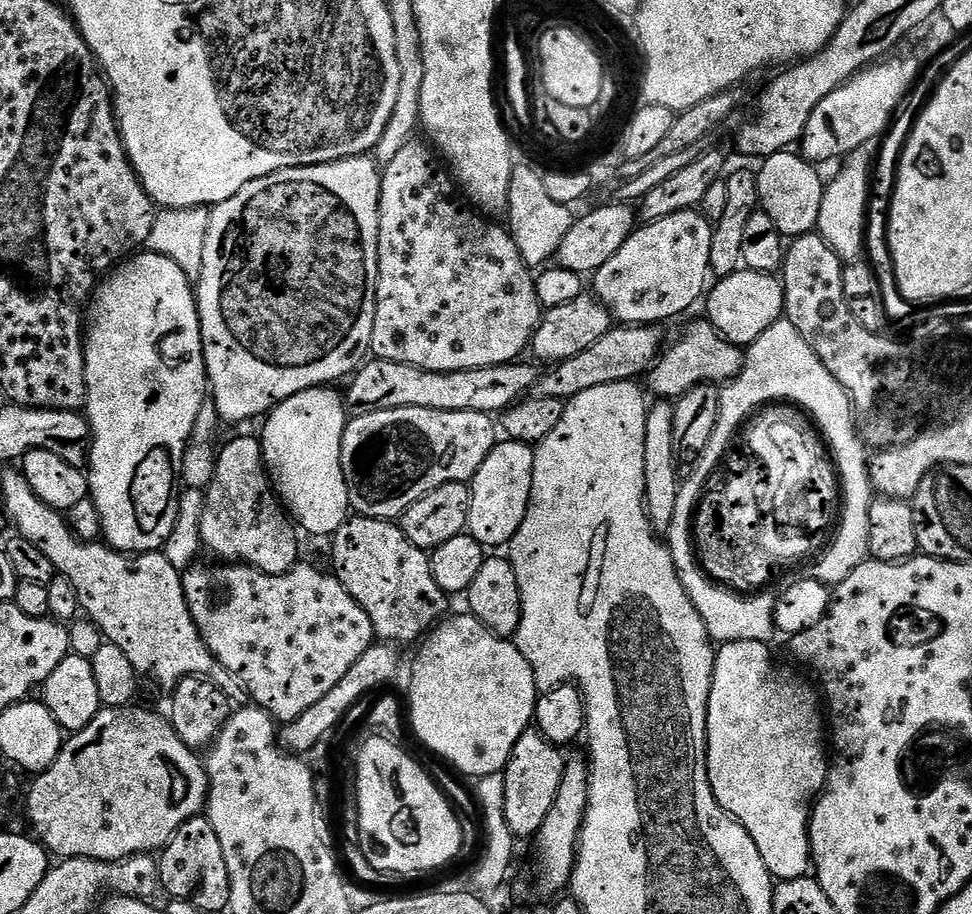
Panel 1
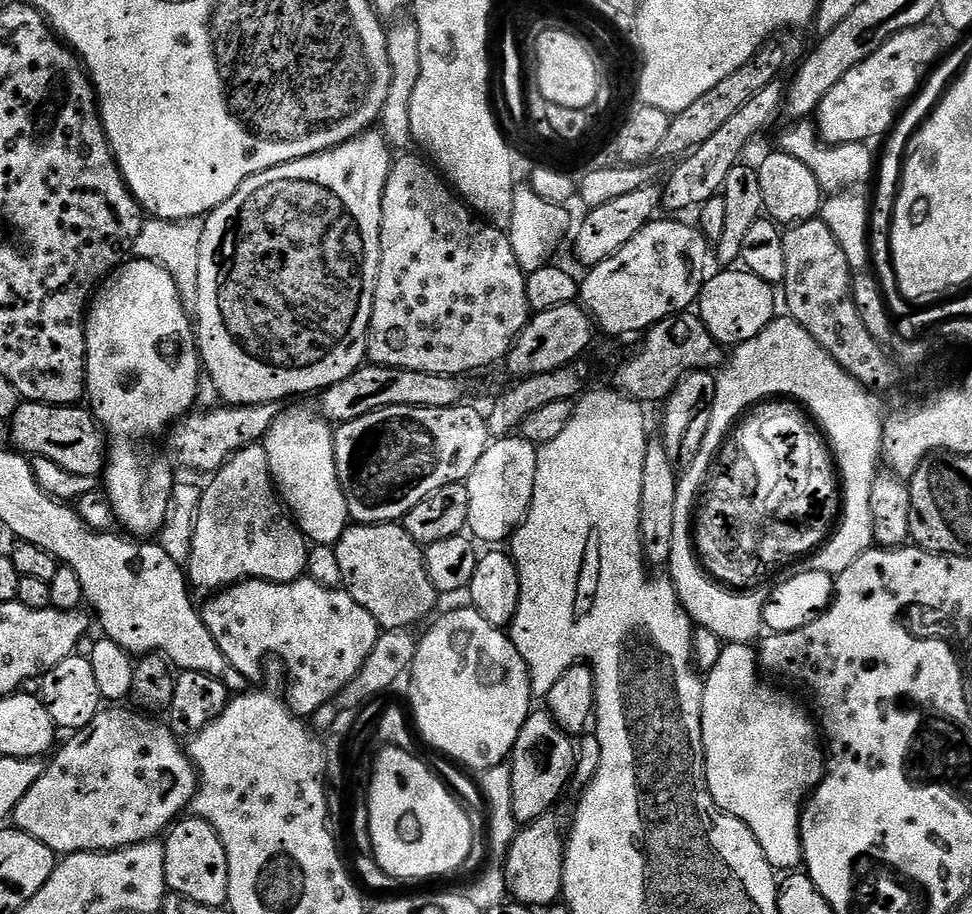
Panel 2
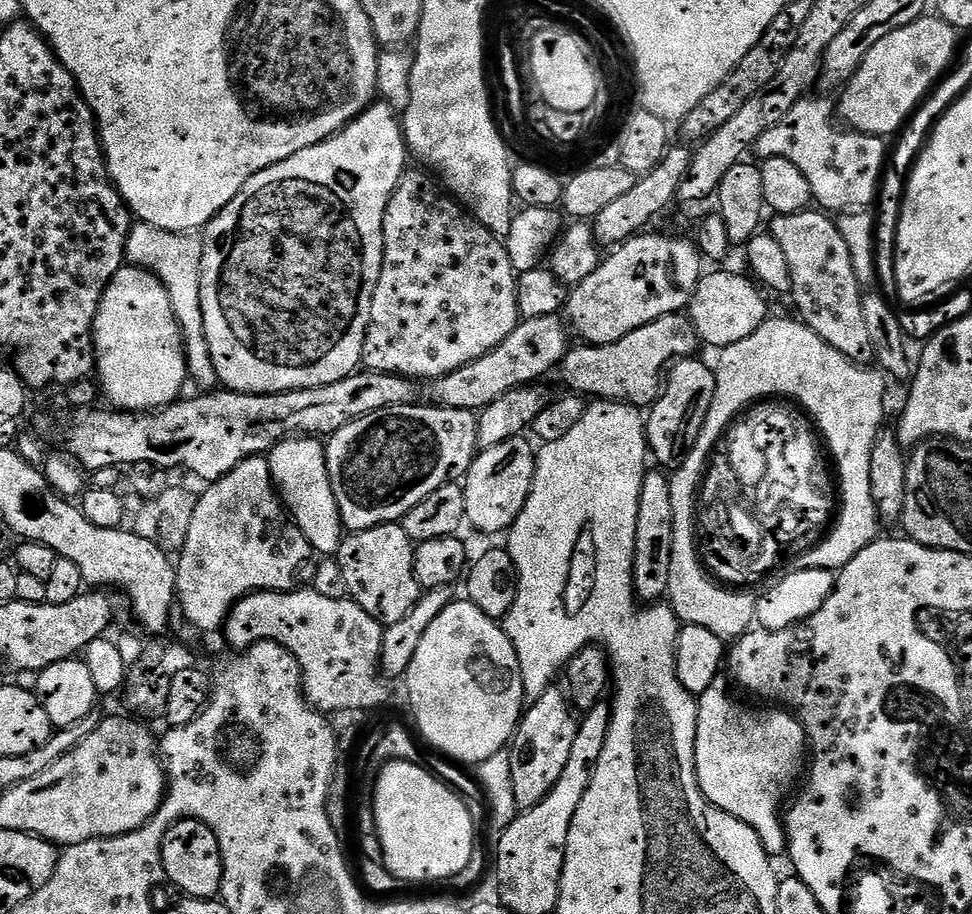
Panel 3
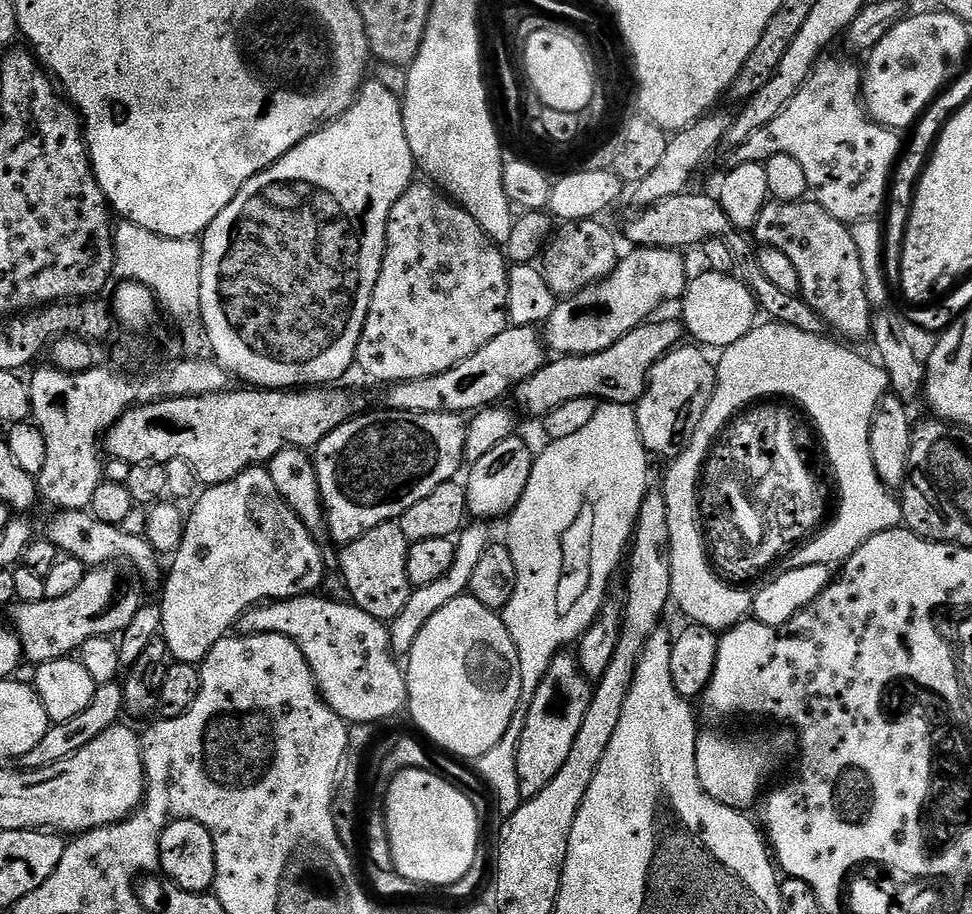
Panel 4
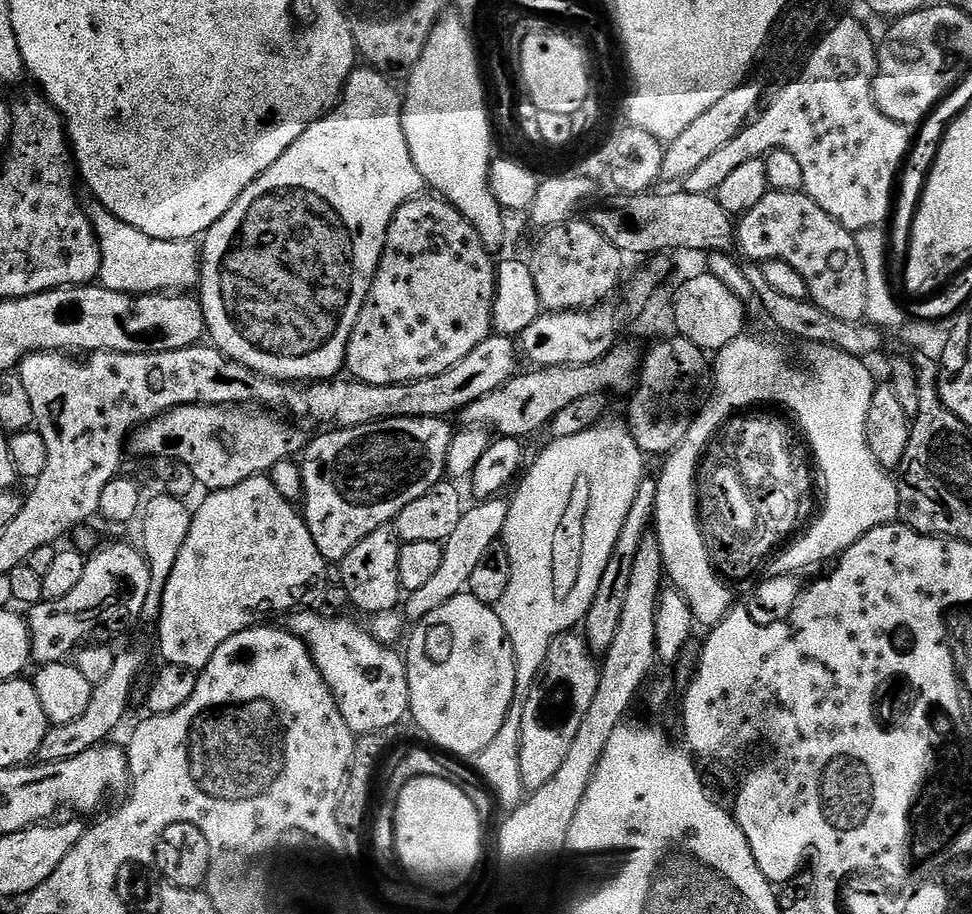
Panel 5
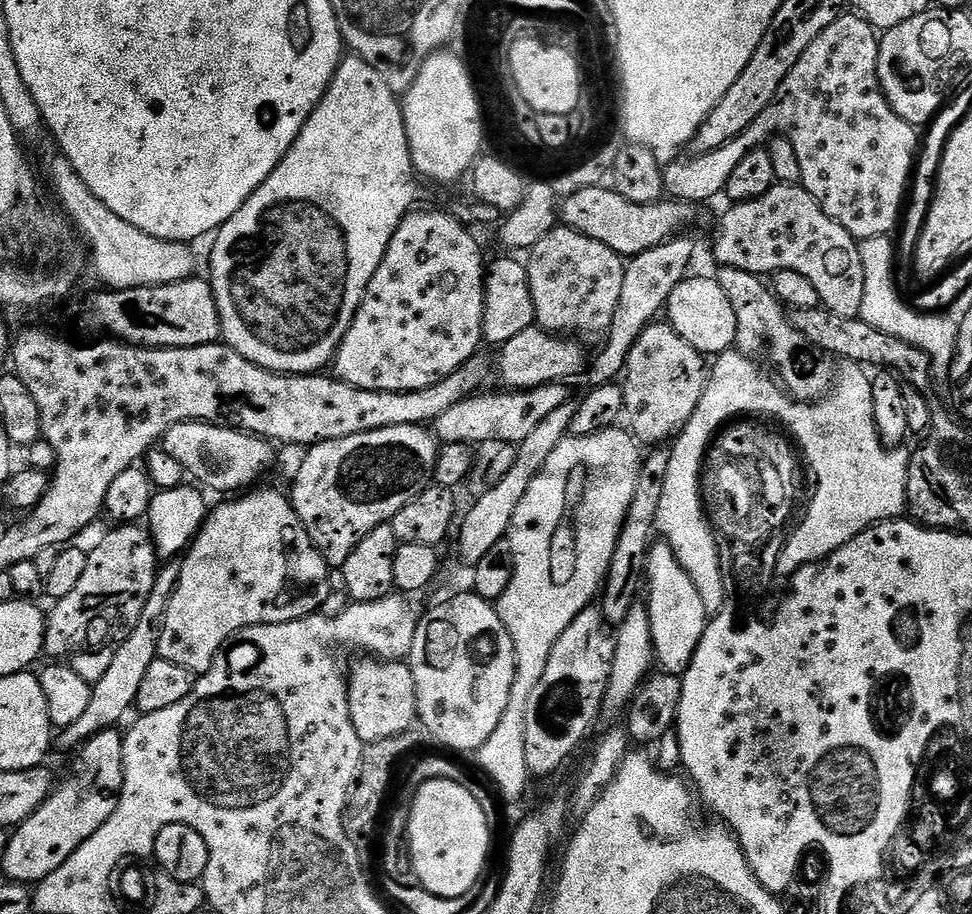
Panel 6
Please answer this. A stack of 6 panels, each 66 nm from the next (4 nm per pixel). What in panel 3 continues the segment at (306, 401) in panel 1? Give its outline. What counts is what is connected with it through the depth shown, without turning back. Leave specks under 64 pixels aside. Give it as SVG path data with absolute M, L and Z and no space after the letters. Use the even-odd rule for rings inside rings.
M289 437L276 444L266 459L270 466L272 483L308 544L317 555L334 556L339 552L344 527L333 487L329 485L324 449L323 443L315 437Z

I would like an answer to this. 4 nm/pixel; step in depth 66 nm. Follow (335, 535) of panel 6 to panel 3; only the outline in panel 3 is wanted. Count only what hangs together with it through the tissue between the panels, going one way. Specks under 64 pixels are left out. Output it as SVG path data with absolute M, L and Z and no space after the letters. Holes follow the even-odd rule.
M403 404L383 408L342 426L342 430L327 437L324 454L329 485L333 487L343 527L349 533L403 521L410 509L426 498L426 494L434 494L438 486L459 481L467 475L468 468L478 455L477 413L471 408L420 407Z

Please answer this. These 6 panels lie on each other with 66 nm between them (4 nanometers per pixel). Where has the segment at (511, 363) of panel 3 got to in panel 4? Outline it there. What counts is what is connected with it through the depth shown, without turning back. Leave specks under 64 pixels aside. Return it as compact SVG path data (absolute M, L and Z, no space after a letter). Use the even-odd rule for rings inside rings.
M507 327L494 342L482 346L478 354L470 354L466 362L421 380L402 380L387 389L387 407L394 412L410 414L438 414L454 412L475 414L481 408L495 405L504 395L511 393L522 382L526 382L546 363L546 345L536 328Z

